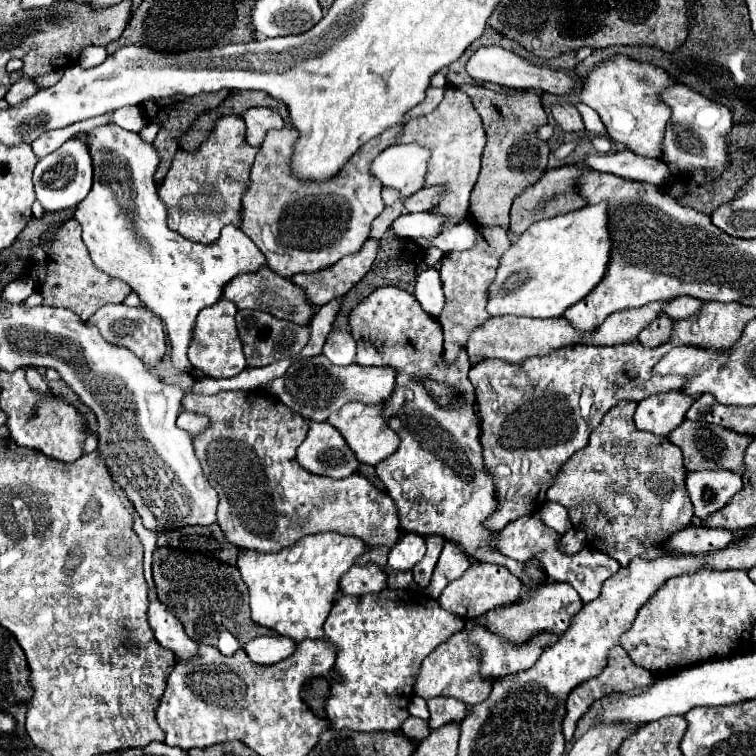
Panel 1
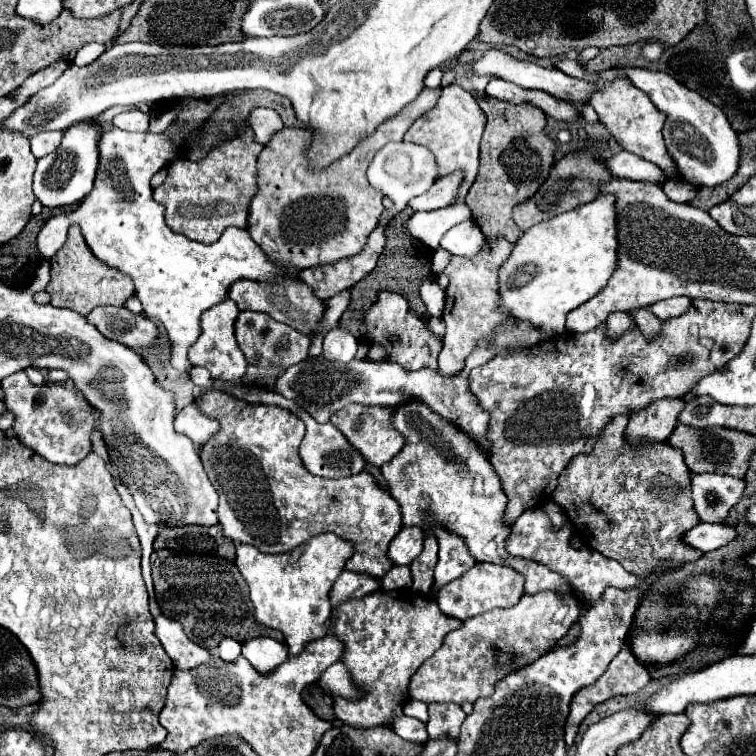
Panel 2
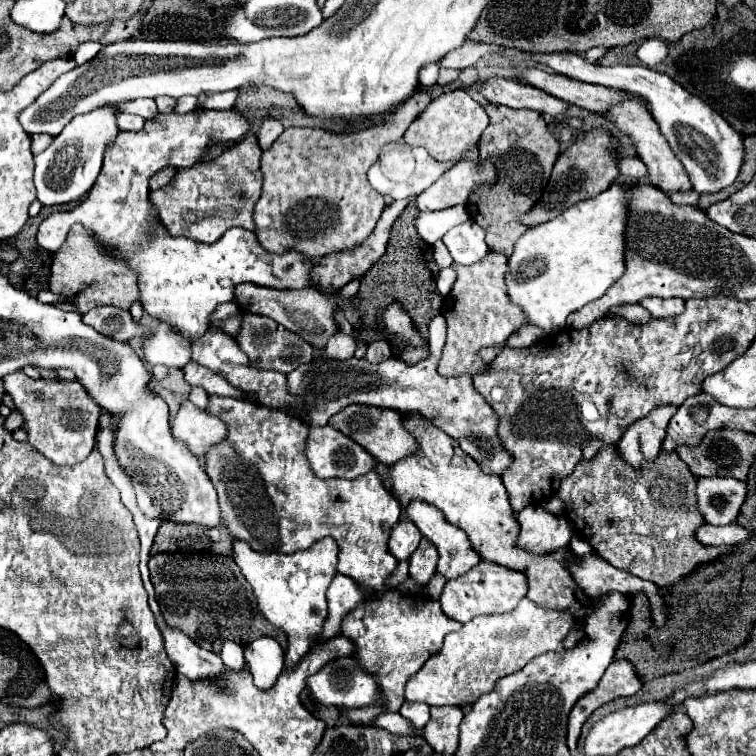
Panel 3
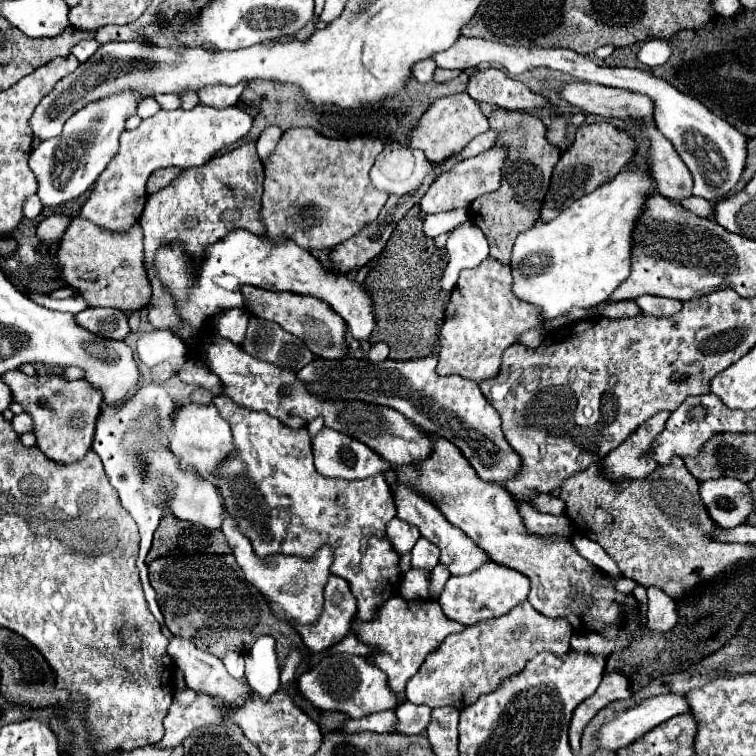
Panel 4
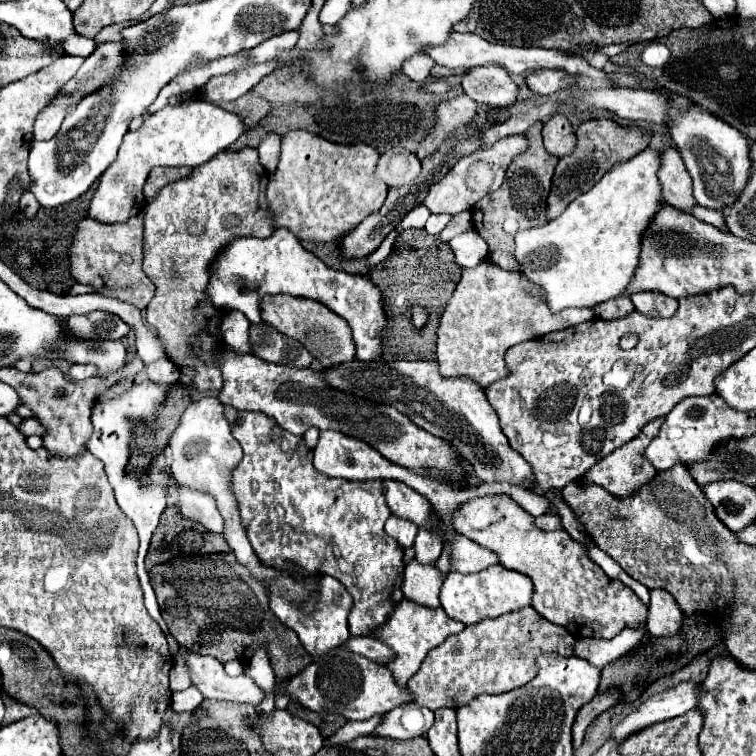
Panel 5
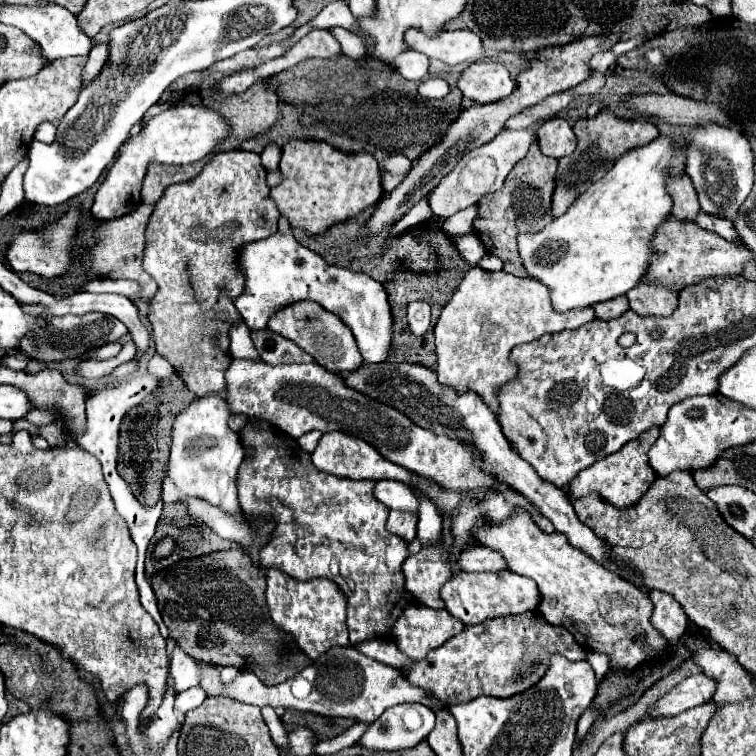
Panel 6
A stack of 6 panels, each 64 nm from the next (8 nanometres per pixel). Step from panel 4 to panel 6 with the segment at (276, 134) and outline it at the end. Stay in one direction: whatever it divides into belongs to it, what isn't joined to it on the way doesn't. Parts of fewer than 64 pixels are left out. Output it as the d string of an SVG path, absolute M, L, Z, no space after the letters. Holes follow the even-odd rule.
M270 142L264 150L262 150L262 166L266 168L266 170L276 170L278 168L278 162L280 162L280 148L274 144L274 142Z

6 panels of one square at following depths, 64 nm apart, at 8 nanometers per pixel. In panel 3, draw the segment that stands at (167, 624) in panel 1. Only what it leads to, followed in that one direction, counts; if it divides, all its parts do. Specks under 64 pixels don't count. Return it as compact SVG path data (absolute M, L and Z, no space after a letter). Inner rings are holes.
M164 626L164 628L160 628L160 632L164 638L166 654L180 674L188 676L190 680L220 676L222 660L216 652L200 648L188 636L184 636L184 632L180 632L172 626Z

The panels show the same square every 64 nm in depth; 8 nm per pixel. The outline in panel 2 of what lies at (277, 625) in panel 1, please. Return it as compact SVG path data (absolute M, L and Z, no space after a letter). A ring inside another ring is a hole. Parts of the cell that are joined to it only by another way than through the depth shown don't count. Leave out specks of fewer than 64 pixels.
M336 534L314 536L284 554L262 554L254 546L236 544L236 566L250 588L254 618L266 628L280 630L290 654L300 652L306 642L328 634L326 622L332 614L330 590L344 570L348 556L352 556L352 544Z

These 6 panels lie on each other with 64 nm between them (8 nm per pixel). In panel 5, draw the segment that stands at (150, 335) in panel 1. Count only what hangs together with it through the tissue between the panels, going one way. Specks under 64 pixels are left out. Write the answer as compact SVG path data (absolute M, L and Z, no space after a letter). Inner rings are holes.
M88 312L80 316L70 316L66 320L66 328L78 338L94 338L94 340L120 340L128 334L128 326L120 316L112 316L110 312Z

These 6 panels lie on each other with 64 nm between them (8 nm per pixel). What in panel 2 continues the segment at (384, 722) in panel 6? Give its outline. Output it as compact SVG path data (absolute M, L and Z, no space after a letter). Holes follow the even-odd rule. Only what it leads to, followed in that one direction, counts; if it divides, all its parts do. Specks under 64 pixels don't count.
M408 700L408 704L404 704L404 714L418 718L422 722L428 720L428 710L426 710L426 702L420 700Z

